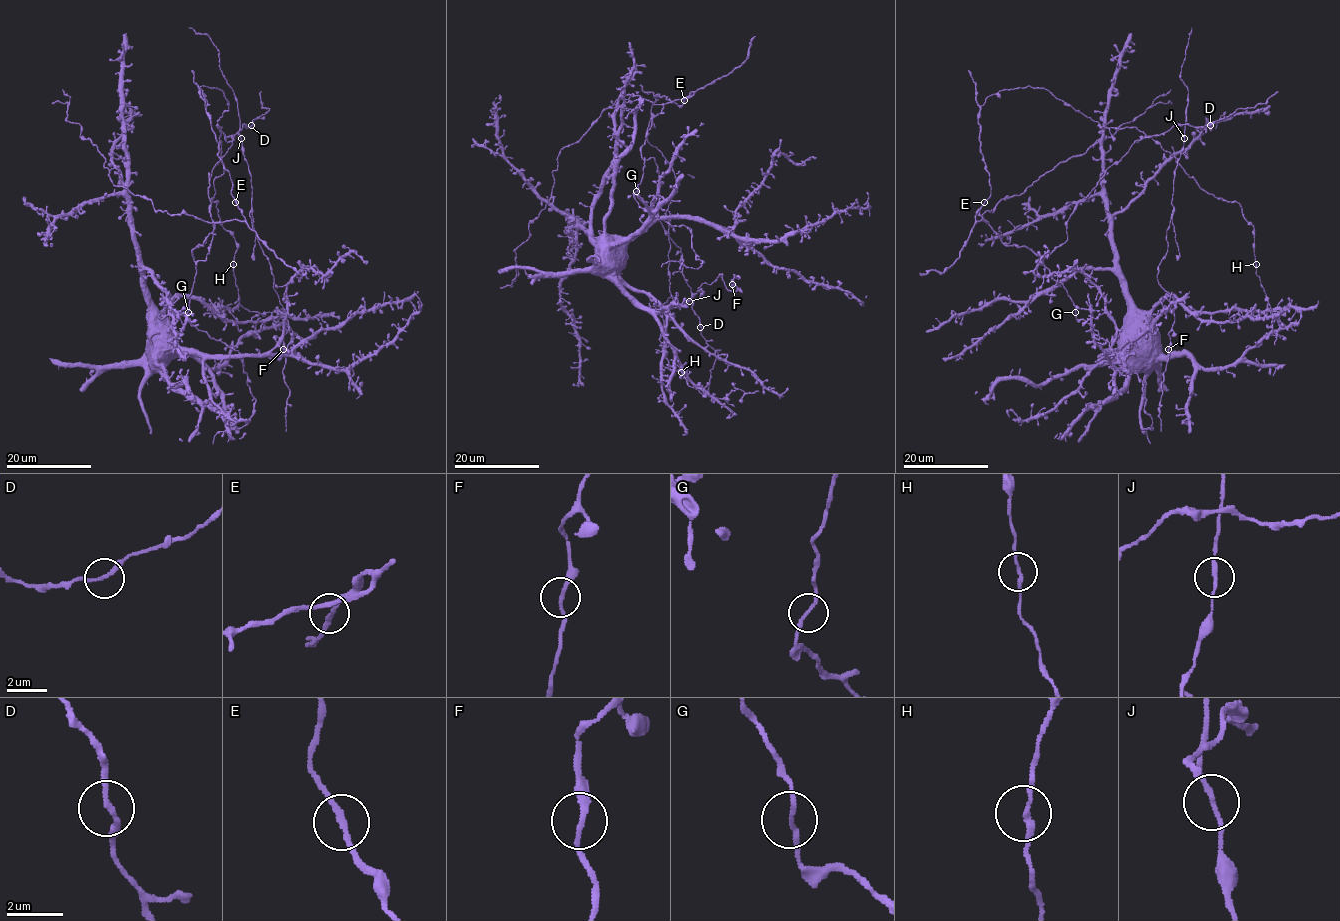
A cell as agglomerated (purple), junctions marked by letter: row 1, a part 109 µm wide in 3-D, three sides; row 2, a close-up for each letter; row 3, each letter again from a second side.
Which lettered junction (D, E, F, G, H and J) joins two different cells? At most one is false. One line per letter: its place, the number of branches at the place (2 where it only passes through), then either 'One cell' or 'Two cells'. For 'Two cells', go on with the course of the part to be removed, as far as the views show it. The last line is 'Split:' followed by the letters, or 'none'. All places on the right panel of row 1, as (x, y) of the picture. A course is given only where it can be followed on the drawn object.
D: Place: (1210, 125). Branches: 2. One cell
E: Place: (984, 202). Branches: 2. One cell
F: Place: (1168, 349). Branches: 2. One cell
G: Place: (1075, 312). Branches: 2. One cell
H: Place: (1256, 264). Branches: 2. One cell
J: Place: (1184, 138). Branches: 2. One cell
Split: none

